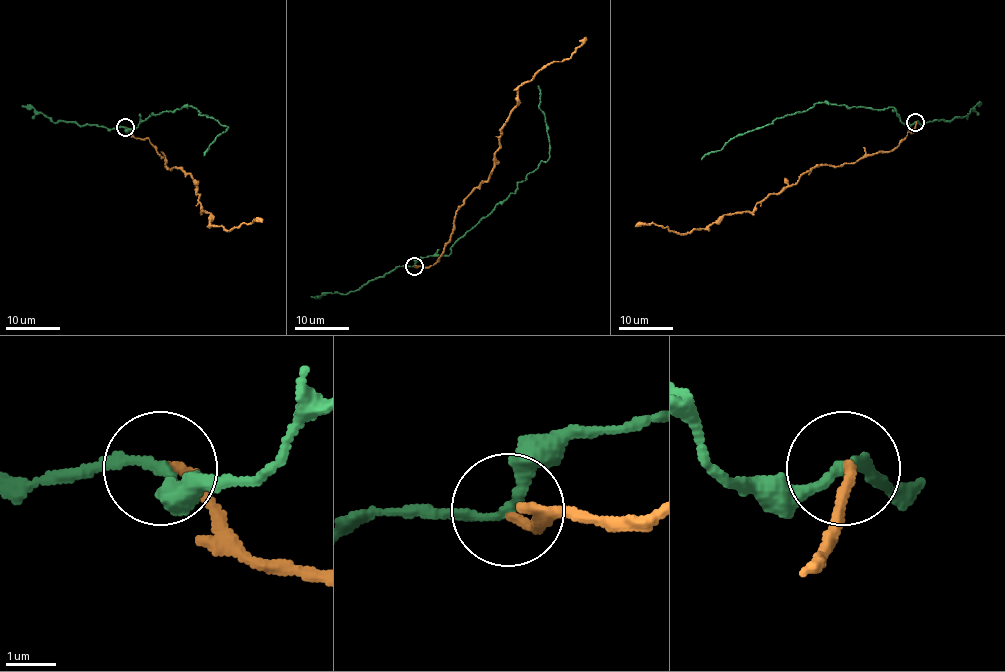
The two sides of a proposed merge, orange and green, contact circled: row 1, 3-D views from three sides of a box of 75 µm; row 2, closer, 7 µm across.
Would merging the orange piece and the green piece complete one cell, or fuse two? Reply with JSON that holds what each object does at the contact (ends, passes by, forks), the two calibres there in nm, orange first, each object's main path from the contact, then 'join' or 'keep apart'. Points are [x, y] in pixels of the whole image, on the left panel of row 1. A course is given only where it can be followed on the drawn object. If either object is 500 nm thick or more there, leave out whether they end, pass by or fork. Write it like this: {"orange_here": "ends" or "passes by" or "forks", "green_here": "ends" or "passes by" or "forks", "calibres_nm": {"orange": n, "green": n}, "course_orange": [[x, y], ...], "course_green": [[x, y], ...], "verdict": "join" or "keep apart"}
{"orange_here": "ends", "green_here": "passes by", "calibres_nm": {"orange": 200, "green": 170}, "course_orange": [[124, 127], [135, 138], [147, 139], [166, 167], [188, 172], [211, 224], [227, 230], [261, 222]], "course_green": [[124, 127], [136, 129], [151, 113], [191, 105], [200, 115], [213, 117], [228, 127], [218, 134], [205, 155]], "verdict": "keep apart"}

